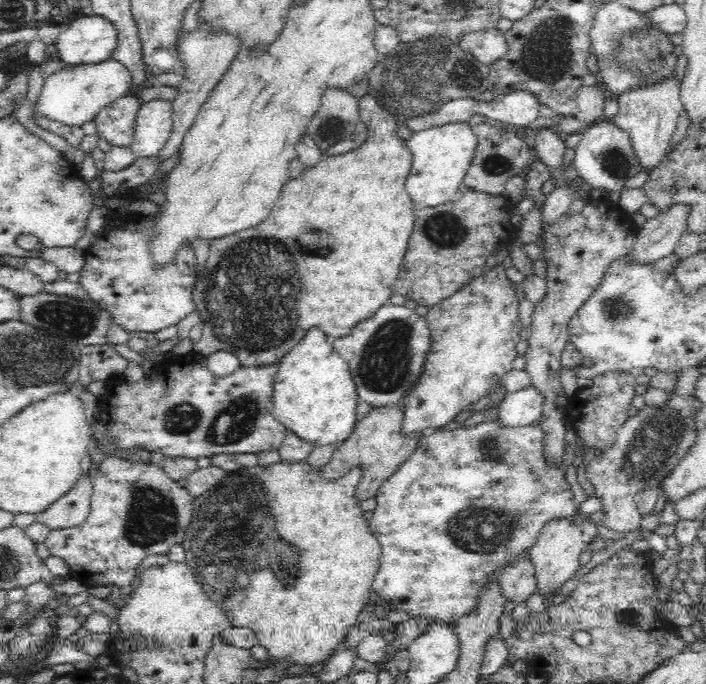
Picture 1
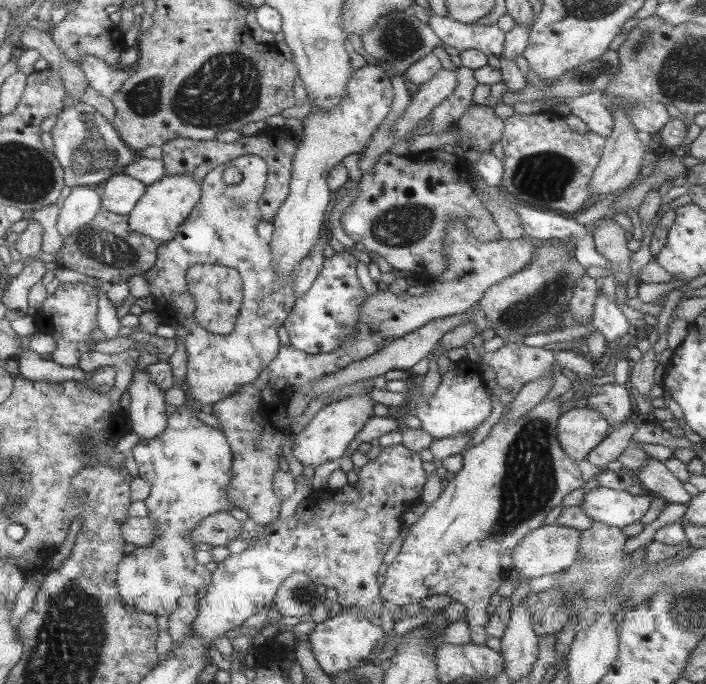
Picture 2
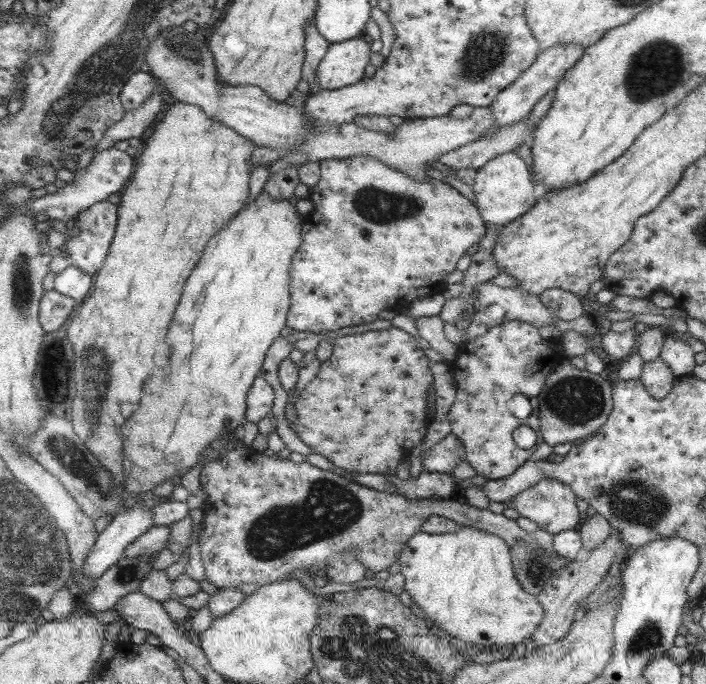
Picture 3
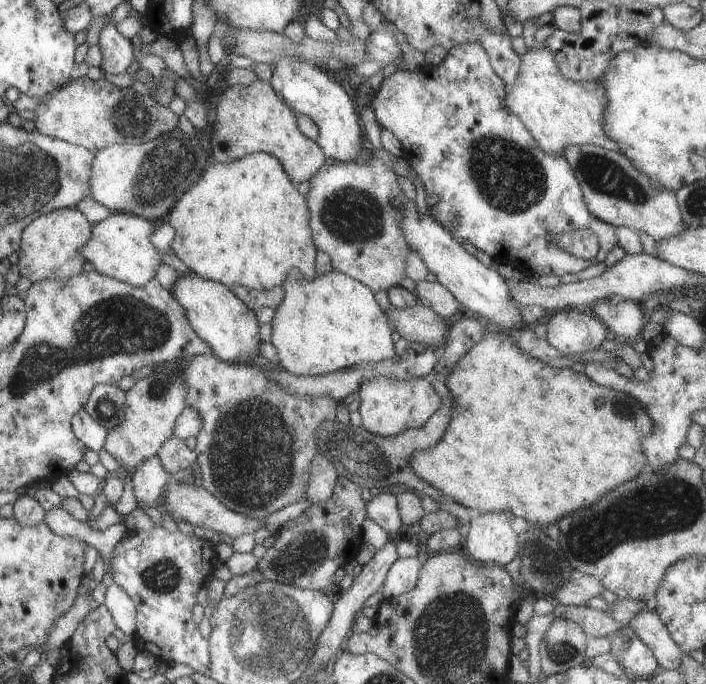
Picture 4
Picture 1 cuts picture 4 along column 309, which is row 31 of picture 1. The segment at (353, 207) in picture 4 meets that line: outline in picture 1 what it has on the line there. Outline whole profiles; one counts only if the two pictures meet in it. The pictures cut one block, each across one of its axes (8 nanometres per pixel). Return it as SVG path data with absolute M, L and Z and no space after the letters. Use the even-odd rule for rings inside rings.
M200 22L194 30L177 32L177 54L184 63L185 76L182 82L177 86L178 94L172 102L172 125L174 131L171 132L170 139L167 140L163 150L156 154L156 161L164 162L172 157L181 148L182 140L185 138L190 126L194 124L201 106L213 88L222 80L225 72L230 68L232 61L237 54L242 52L241 42L239 38L230 33L214 33L207 32L205 24Z

